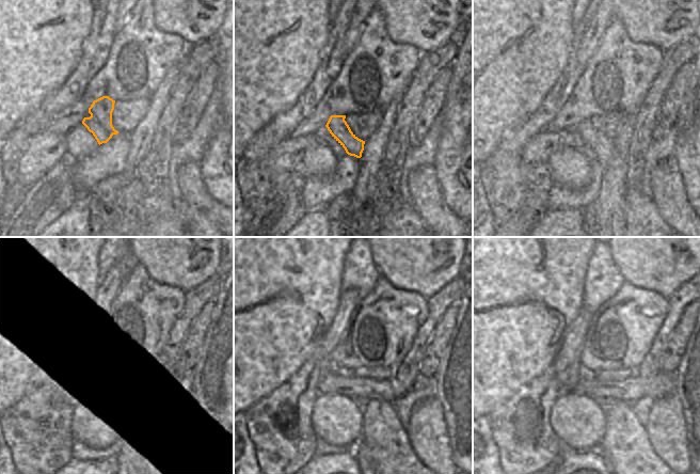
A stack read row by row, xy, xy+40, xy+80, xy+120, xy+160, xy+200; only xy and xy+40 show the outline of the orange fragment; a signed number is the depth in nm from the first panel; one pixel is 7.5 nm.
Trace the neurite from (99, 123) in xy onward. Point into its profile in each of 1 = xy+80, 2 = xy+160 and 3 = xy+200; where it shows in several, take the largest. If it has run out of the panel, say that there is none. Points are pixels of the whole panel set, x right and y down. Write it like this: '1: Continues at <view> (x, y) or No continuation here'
1: Continues at xy+80 (597, 147)
2: Continues at xy+160 (386, 439)
3: Continues at xy+200 (625, 444).

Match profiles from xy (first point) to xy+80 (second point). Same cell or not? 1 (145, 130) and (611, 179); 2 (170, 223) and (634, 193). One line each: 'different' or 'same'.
1: same
2: same

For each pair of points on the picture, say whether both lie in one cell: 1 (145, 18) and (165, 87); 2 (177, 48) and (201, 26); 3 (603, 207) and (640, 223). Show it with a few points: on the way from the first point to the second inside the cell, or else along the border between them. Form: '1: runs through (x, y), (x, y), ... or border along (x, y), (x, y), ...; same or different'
1: border along (180, 59), (168, 69), (163, 79), (149, 97); different
2: border along (161, 30), (175, 33), (187, 48); different
3: border along (624, 191), (623, 225); different

